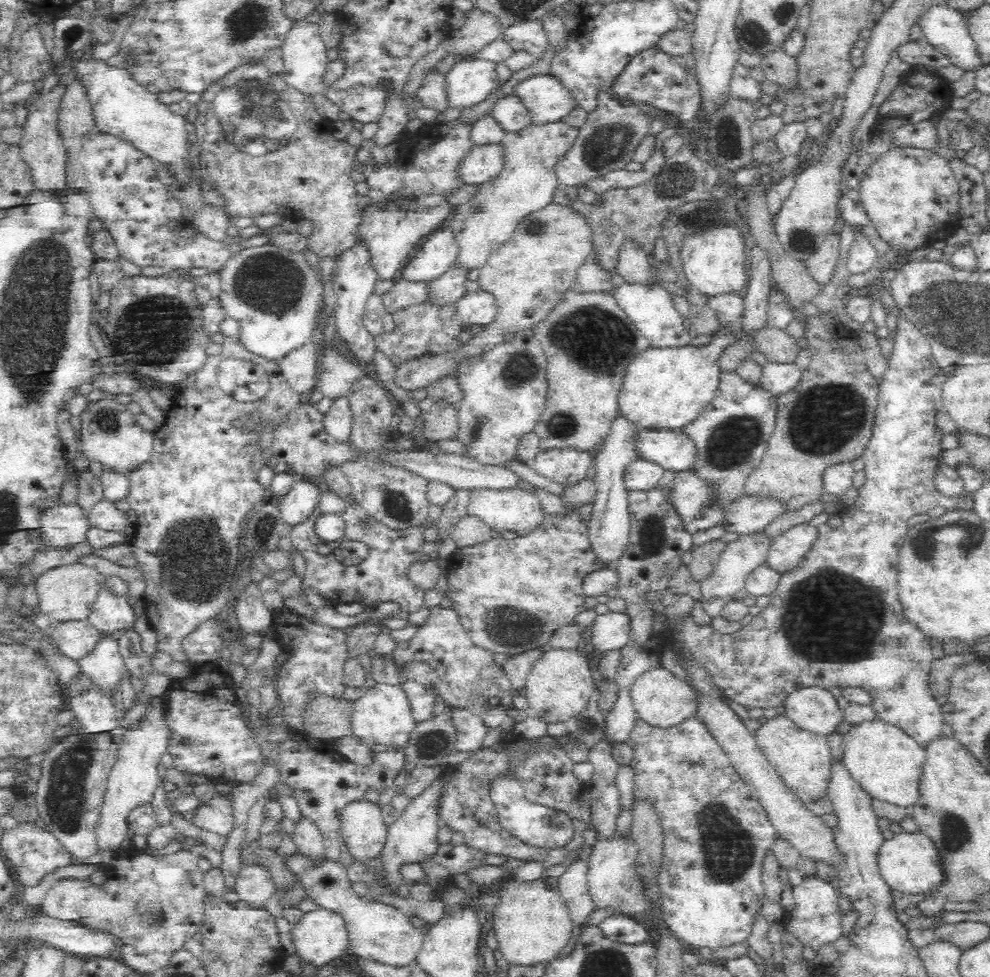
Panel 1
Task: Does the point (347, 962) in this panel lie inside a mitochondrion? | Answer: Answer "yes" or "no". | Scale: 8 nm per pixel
no

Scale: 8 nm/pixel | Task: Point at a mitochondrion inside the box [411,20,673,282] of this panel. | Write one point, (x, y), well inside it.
(609, 142)

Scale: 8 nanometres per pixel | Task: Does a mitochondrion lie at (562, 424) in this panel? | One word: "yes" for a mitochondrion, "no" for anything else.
yes

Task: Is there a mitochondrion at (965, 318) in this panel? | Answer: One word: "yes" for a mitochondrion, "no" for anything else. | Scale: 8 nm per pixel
yes

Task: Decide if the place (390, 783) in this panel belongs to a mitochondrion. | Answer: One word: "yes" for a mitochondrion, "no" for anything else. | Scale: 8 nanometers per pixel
no

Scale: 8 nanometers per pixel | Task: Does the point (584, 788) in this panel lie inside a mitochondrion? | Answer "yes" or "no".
no

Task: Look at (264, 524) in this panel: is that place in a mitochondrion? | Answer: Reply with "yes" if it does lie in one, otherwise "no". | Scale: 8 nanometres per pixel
yes

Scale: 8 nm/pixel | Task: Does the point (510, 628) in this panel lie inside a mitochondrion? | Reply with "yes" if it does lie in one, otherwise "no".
yes

